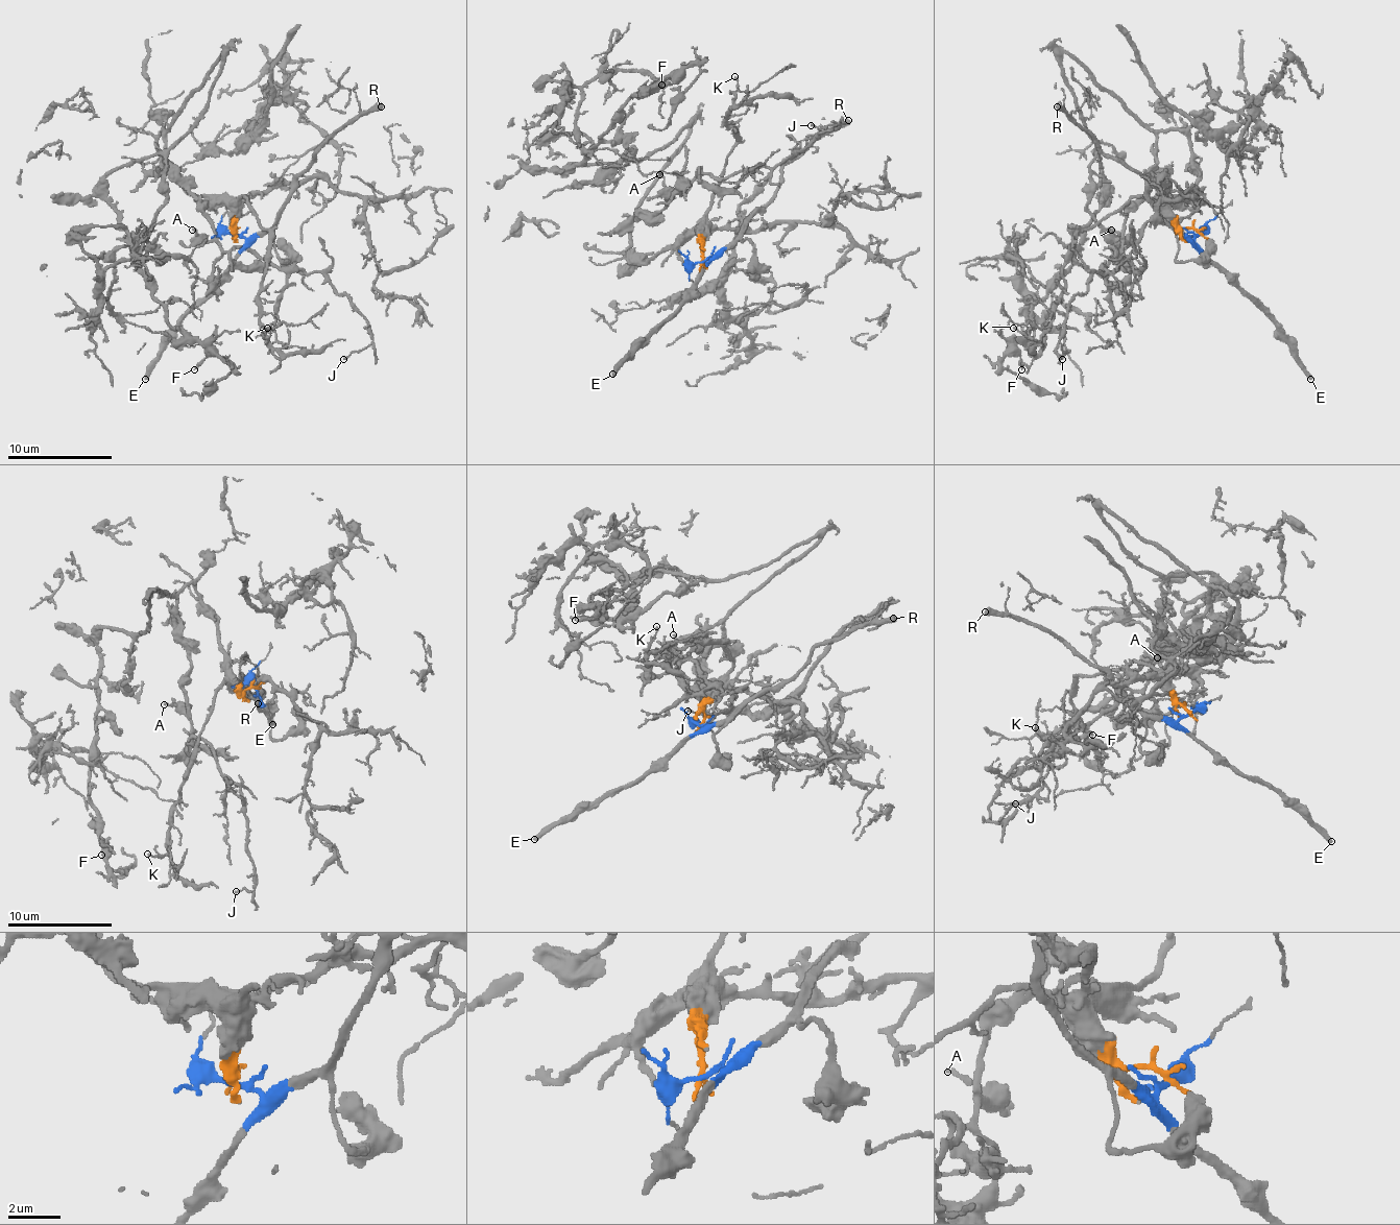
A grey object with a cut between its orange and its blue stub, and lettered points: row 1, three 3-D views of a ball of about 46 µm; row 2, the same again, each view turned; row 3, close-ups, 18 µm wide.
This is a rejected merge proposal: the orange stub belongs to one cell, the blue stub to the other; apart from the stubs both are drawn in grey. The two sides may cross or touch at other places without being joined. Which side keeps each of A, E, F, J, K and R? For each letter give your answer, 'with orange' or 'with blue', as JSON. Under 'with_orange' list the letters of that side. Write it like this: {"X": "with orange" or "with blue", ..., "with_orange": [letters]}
{"A": "with orange", "E": "with blue", "F": "with orange", "J": "with orange", "K": "with orange", "R": "with blue", "with_orange": ["A", "F", "J", "K"]}

